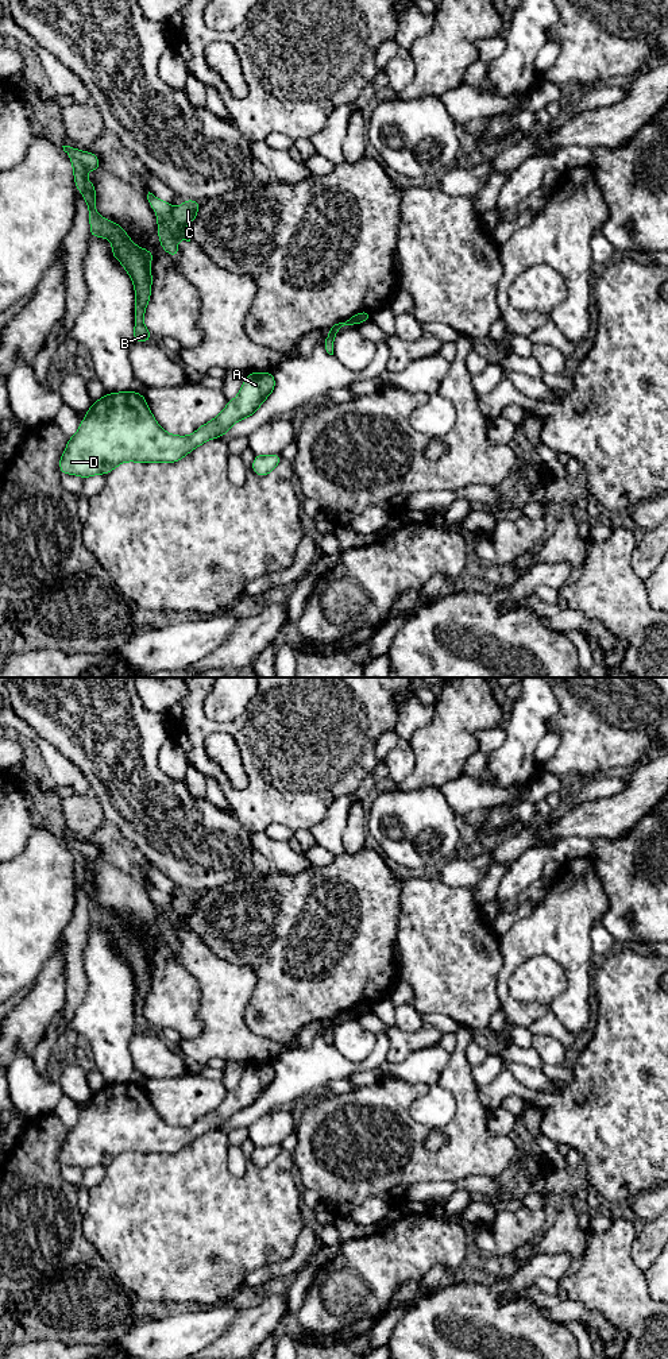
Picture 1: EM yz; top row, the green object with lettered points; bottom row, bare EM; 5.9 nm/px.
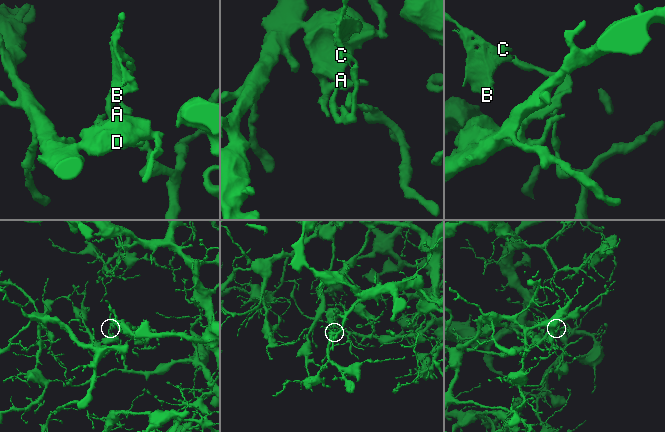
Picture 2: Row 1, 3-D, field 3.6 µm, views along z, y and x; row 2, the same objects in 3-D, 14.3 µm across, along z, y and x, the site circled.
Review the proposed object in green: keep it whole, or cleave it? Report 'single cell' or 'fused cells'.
fused cells

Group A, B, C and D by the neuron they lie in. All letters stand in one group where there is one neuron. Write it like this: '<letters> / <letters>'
A D / B C

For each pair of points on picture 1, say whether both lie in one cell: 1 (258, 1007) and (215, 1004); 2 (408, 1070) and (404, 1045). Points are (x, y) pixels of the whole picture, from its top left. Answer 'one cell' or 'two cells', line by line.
1: two cells
2: two cells

